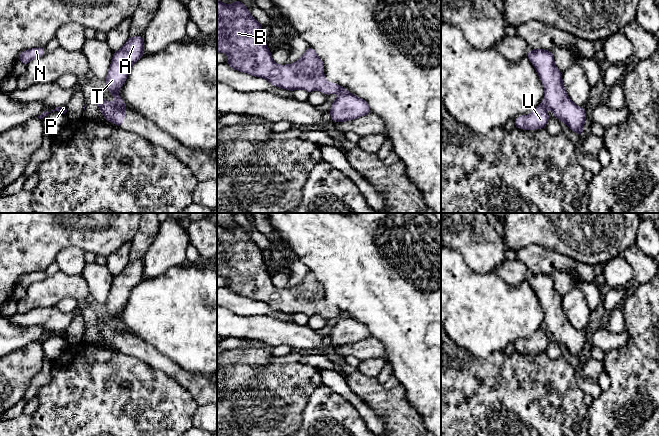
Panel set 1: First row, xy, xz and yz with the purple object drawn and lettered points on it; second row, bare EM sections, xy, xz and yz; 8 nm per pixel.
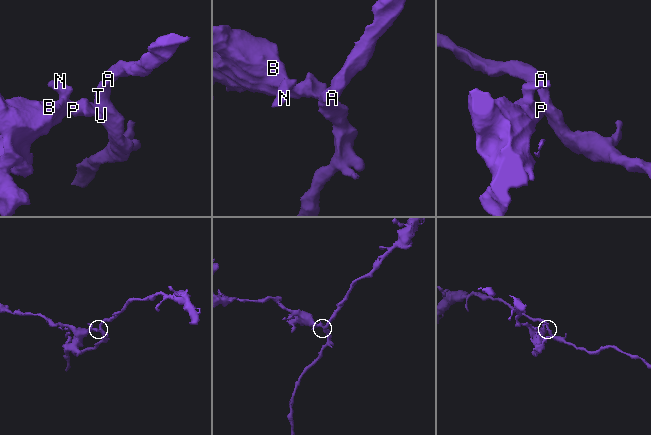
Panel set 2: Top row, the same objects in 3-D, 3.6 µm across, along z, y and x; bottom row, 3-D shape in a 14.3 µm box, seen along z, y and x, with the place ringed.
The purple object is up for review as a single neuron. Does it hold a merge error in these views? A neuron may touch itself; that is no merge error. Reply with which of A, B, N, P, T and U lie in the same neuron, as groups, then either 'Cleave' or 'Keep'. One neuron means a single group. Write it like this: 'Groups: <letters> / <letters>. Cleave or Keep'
Groups: A T / B N P U. Cleave

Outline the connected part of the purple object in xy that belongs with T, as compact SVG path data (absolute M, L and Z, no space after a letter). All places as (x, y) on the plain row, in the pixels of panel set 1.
M129 261L125 269L113 277L111 289L105 302L108 314L121 329L122 325L118 314L122 311L130 297L131 291L144 278L144 261Z

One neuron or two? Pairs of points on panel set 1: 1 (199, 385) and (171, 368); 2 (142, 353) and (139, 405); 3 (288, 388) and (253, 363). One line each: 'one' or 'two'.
1: one
2: two
3: two

